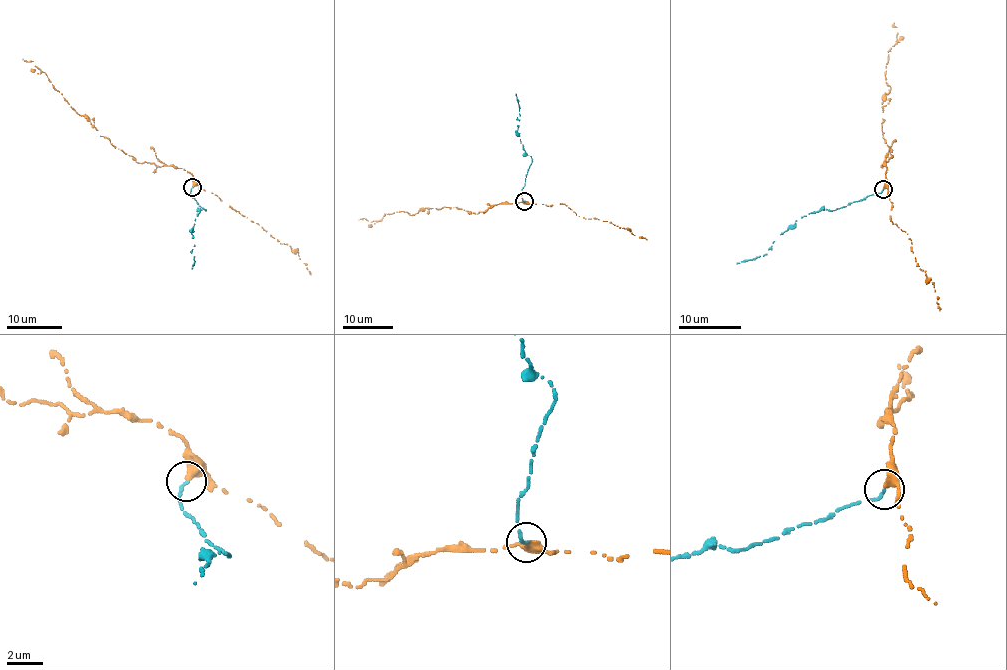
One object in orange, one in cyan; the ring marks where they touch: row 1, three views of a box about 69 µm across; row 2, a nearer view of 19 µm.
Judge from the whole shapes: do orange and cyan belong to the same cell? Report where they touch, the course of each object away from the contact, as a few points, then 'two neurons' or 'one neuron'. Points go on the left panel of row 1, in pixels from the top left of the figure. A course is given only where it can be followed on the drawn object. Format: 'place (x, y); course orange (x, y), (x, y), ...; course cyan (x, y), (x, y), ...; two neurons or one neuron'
place (192, 187); course orange (193, 186), (192, 176), (184, 169), (138, 163), (116, 147), (76, 111), (33, 61), (22, 58); course cyan (193, 187), (191, 194), (205, 210), (200, 210), (195, 221), (195, 260), (191, 269); two neurons

